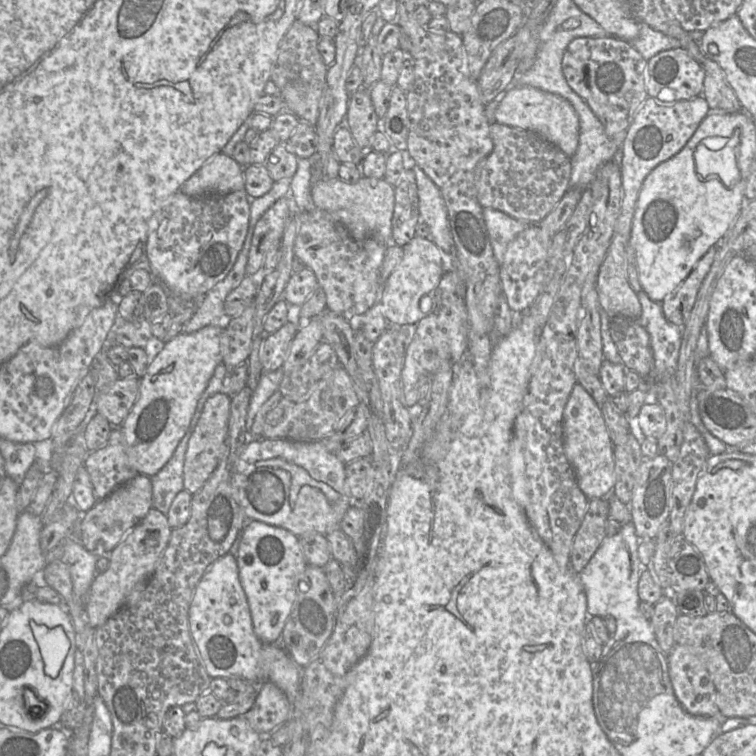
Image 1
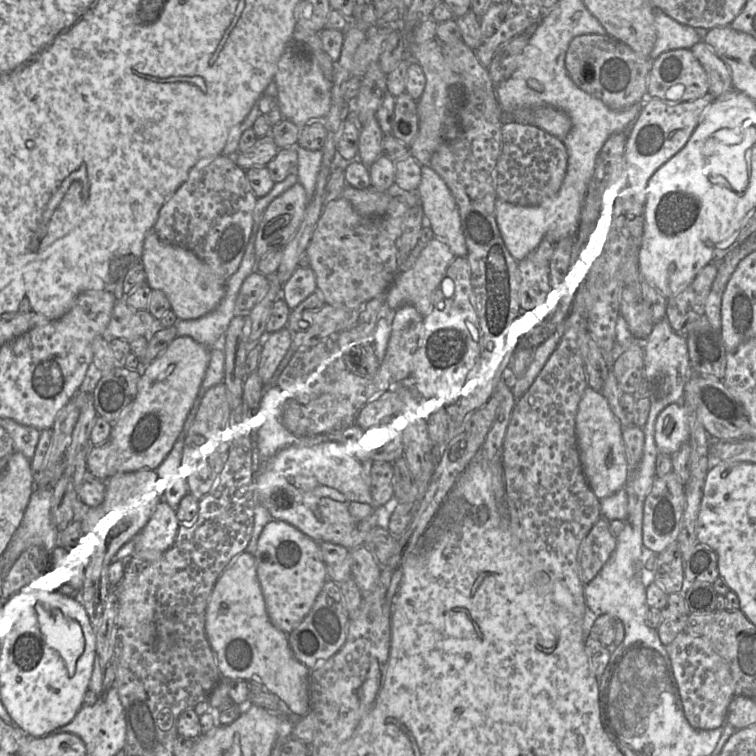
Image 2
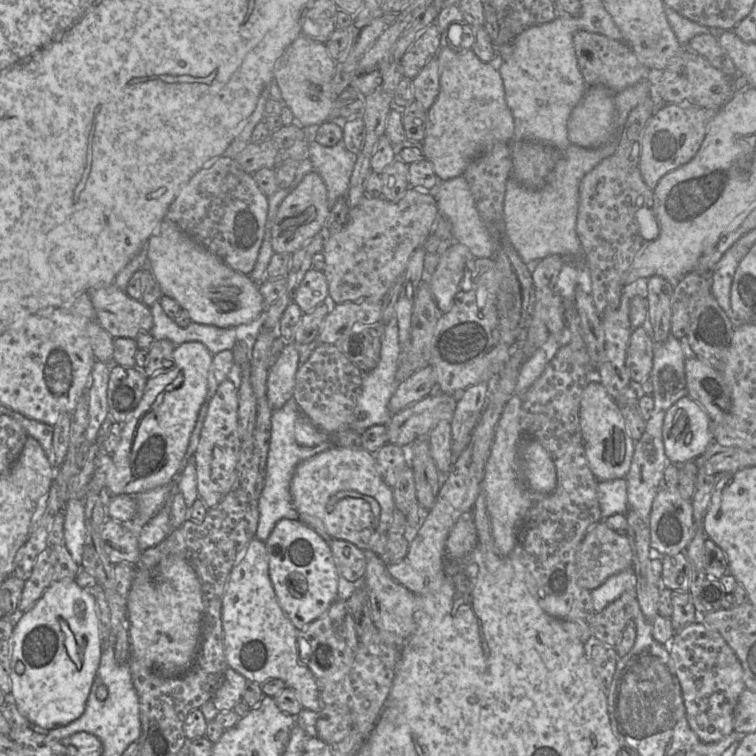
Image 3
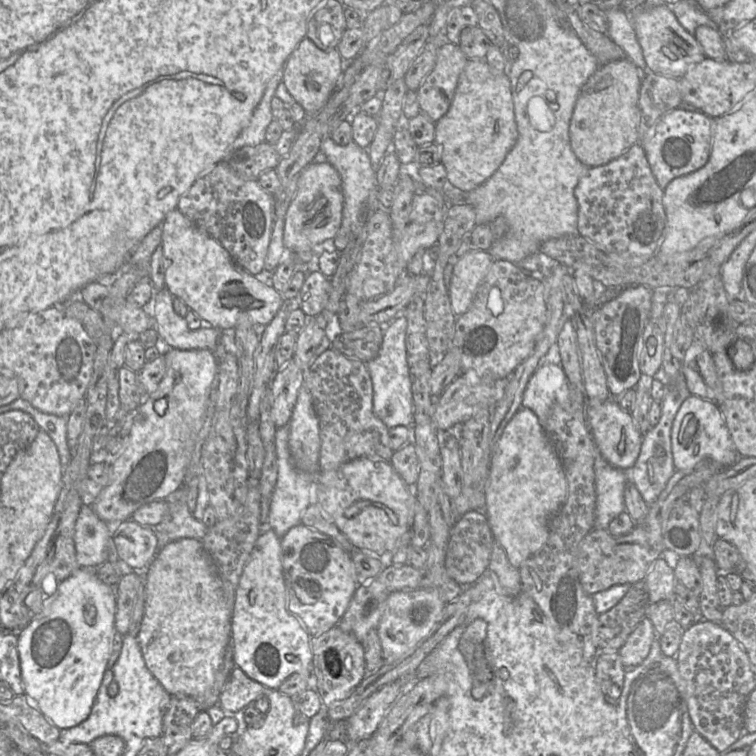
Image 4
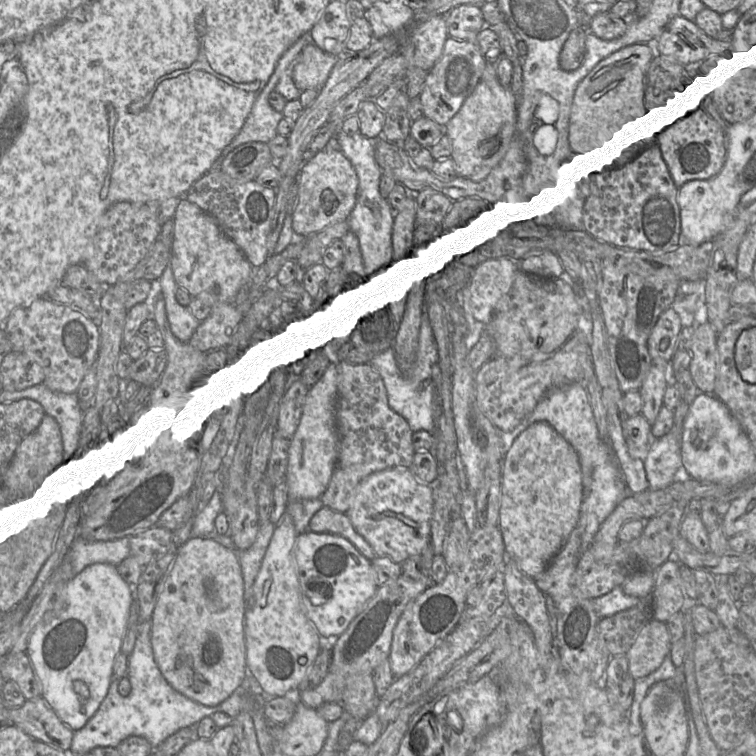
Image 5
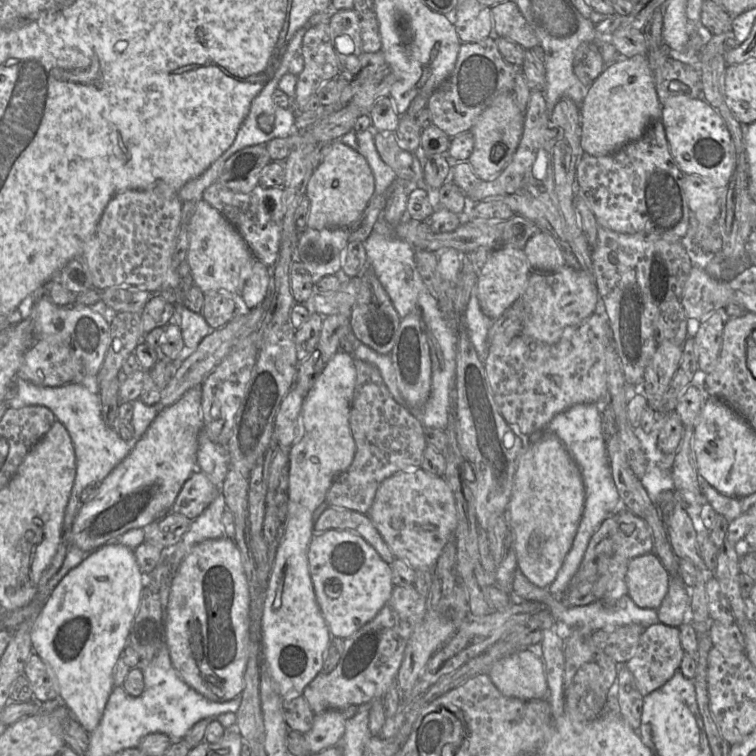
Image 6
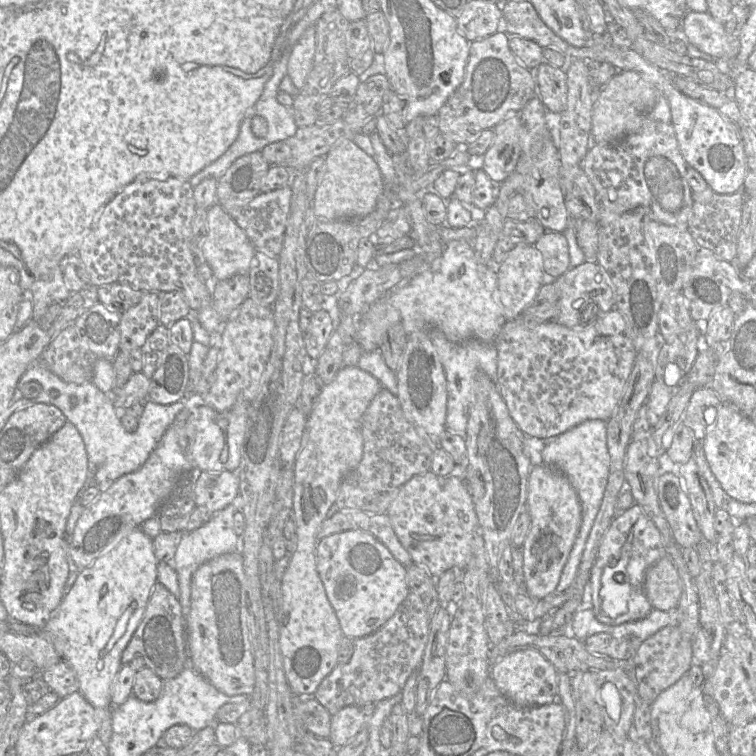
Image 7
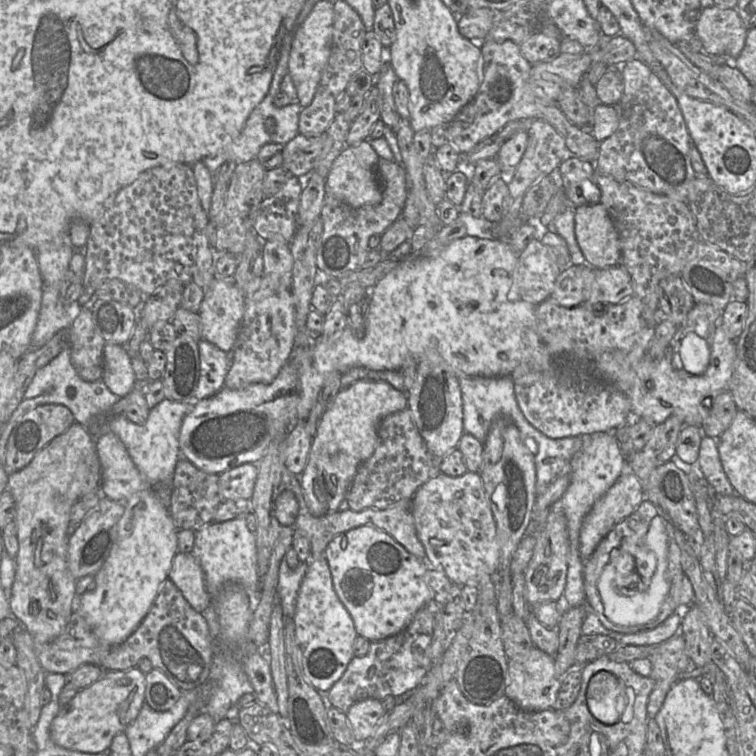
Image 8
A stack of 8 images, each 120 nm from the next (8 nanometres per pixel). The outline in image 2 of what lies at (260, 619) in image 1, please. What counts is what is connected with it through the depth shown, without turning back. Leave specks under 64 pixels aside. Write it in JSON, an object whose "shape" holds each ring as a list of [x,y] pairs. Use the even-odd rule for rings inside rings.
{"shape":[[[274,519],[262,530],[253,555],[268,617],[288,635],[309,613],[328,579],[318,542],[293,525]]]}

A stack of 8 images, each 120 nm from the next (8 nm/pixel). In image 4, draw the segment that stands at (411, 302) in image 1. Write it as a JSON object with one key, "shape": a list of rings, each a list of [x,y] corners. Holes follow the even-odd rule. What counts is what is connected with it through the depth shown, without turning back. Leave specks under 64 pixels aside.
{"shape":[[[473,250],[456,261],[448,286],[451,307],[456,316],[470,308],[475,291],[488,273],[493,259],[488,251]]]}

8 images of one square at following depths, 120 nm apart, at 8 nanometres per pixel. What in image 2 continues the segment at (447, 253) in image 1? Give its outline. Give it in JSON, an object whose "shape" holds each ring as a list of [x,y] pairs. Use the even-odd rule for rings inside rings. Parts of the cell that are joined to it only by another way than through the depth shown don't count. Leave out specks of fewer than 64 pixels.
{"shape":[[[422,166],[417,192],[435,238],[446,244],[456,257],[466,258],[468,250],[459,209],[445,181],[430,167]]]}

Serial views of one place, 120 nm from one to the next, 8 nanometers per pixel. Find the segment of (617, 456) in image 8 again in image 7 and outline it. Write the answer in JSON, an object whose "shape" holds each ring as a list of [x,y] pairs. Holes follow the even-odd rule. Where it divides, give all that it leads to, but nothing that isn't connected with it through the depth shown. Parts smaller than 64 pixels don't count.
{"shape":[[[586,420],[557,436],[544,439],[543,463],[562,473],[575,489],[581,504],[581,524],[555,592],[570,587],[577,575],[585,543],[600,509],[609,475],[610,456],[607,450],[606,422]]]}

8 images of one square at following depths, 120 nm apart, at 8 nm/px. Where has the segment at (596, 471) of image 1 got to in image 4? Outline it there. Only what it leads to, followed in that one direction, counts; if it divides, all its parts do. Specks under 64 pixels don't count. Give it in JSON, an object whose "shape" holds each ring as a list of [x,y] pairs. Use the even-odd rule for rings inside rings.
{"shape":[[[612,396],[606,401],[587,399],[585,418],[594,442],[603,458],[623,471],[632,468],[640,454],[643,435],[638,431],[632,416],[623,411]]]}

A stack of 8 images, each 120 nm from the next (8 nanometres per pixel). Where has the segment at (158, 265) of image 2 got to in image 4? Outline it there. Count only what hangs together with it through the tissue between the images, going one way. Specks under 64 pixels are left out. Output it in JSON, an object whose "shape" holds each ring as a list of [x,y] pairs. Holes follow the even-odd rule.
{"shape":[[[179,209],[168,212],[161,223],[165,257],[165,287],[212,327],[233,329],[238,321],[267,325],[285,303],[269,283],[271,272],[254,276],[238,265],[211,235],[195,225]]]}

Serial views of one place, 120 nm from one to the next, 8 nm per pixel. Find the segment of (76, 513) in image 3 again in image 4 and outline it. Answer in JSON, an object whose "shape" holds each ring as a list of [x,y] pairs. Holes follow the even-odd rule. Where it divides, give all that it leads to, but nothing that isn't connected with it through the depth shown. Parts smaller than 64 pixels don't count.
{"shape":[[[81,505],[74,531],[74,543],[76,550],[76,559],[80,567],[95,567],[103,564],[110,559],[112,555],[111,552],[111,539],[112,539],[112,524],[108,524],[105,521],[102,521],[94,512],[92,506]]]}

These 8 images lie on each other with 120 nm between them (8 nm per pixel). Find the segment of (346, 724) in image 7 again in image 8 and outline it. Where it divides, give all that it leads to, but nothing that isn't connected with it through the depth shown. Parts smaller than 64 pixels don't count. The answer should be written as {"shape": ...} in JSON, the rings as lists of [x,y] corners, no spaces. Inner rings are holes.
{"shape":[[[367,698],[354,703],[346,711],[346,716],[355,741],[363,742],[367,739],[386,712],[382,701],[377,699]]]}

